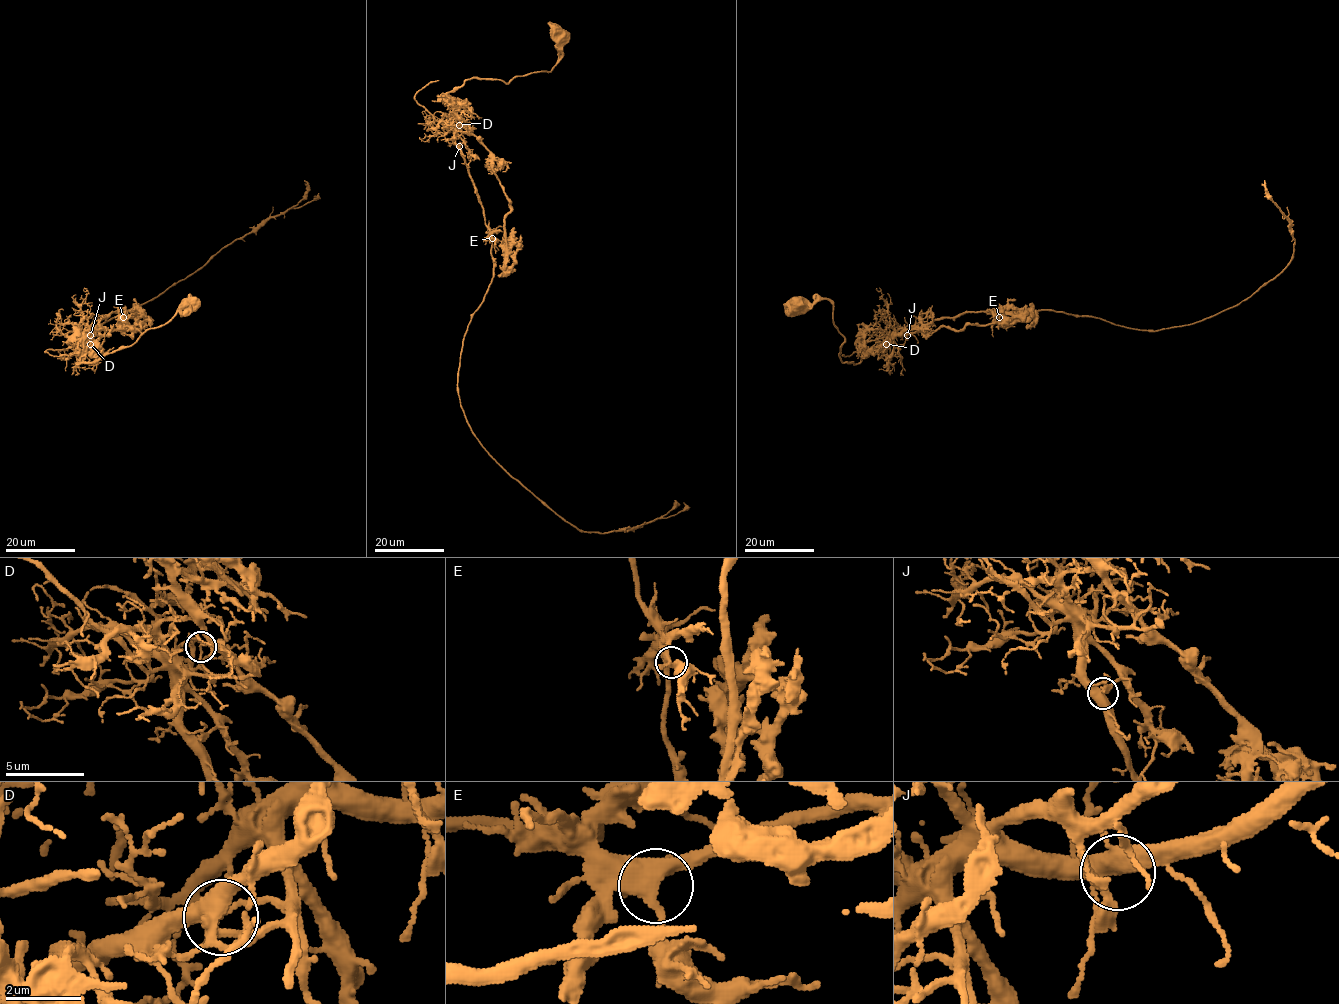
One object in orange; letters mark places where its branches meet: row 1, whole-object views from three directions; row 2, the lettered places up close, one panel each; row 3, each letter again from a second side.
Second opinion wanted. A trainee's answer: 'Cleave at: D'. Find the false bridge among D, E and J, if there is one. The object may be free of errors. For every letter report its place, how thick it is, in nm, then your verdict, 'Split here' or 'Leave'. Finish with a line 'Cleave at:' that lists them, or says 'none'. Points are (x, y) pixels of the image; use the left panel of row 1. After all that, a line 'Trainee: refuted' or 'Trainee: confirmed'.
D: Place: (90, 344). Thickness 110 nm. Split here
E: Place: (123, 317). Thickness 400 nm. Leave
J: Place: (90, 335). Thickness 440 nm. Leave
Cleave at: D
Trainee: confirmed

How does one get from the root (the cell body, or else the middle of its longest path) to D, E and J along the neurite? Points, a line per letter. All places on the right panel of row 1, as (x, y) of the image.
D: (795, 304), (831, 303), (844, 339), (843, 362), (858, 363), (886, 344)
E: (795, 304), (831, 303), (844, 339), (840, 359), (854, 363), (876, 342), (936, 320), (965, 312), (999, 317)
J: (795, 304), (831, 303), (844, 339), (843, 362), (858, 363), (876, 342), (907, 335)

